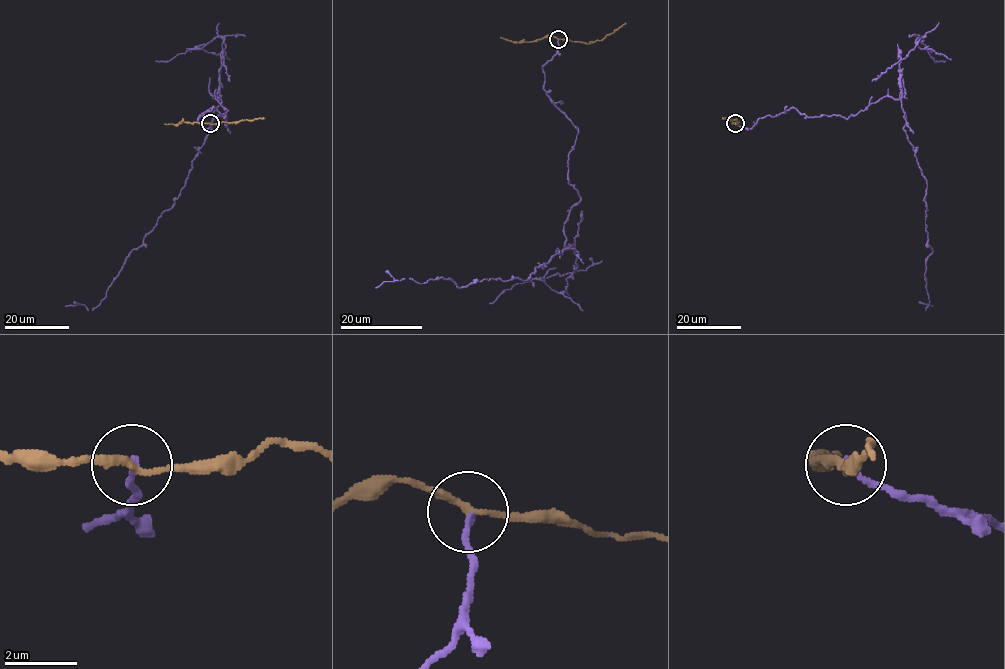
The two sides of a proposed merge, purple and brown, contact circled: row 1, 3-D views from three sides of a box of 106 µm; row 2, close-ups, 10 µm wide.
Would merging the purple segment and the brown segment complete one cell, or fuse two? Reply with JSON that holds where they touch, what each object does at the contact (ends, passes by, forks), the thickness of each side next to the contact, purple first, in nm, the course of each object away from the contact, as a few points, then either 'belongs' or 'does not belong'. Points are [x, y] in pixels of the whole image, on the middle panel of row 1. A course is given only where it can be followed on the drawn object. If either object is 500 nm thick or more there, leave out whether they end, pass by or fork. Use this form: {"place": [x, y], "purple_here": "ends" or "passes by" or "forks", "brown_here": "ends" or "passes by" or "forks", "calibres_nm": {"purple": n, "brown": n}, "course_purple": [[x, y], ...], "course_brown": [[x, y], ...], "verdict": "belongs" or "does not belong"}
{"place": [558, 39], "purple_here": "ends", "brown_here": "passes by", "calibres_nm": {"purple": 180, "brown": 190}, "course_purple": [[558, 39], [544, 89], [577, 129], [569, 248], [526, 280], [375, 287]], "course_brown": [[558, 39], [593, 43], [626, 24]], "verdict": "does not belong"}

